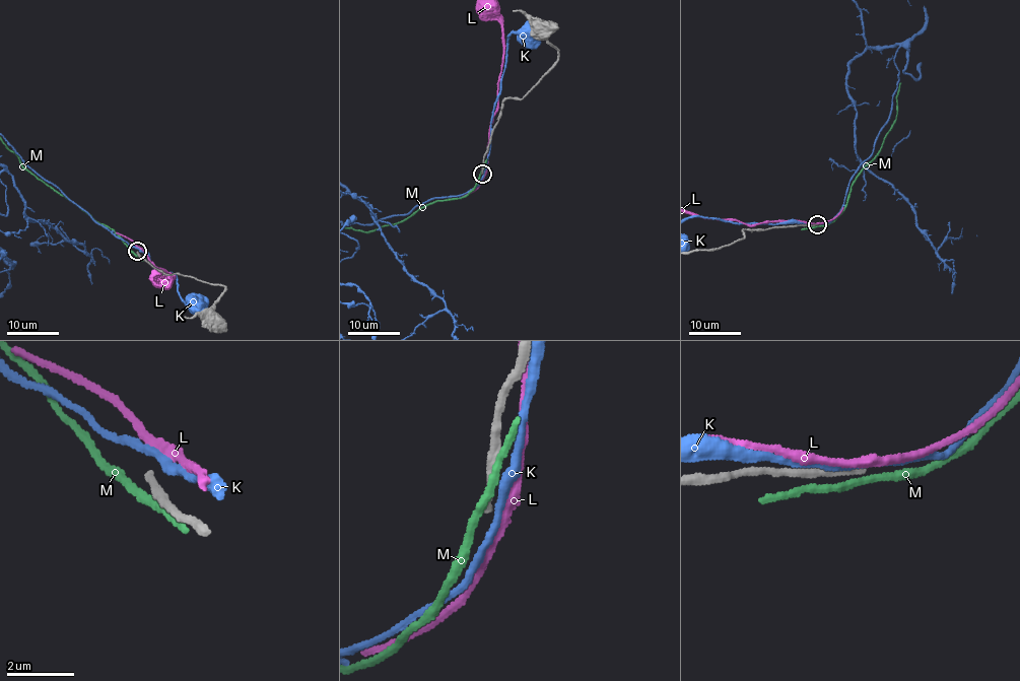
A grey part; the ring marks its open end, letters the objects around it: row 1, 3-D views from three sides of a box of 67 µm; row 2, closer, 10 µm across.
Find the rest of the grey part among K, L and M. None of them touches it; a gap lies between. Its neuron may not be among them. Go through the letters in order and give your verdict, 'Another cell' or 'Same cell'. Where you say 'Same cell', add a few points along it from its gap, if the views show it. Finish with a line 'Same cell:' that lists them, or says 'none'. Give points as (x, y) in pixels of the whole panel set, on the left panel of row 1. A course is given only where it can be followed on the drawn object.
K: Another cell
L: Another cell
M: Another cell
Same cell: none

